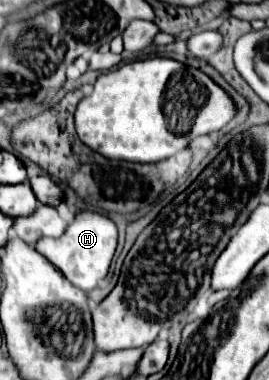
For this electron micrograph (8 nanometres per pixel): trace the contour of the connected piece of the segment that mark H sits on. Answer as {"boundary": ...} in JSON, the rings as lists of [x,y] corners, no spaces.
{"boundary":[[[80,211],[76,213],[74,221],[68,225],[68,229],[60,237],[40,239],[36,243],[36,249],[50,263],[54,263],[72,285],[76,285],[82,291],[92,291],[98,285],[98,281],[102,281],[108,275],[108,269],[116,251],[116,241],[118,241],[118,231],[114,221],[94,211]]]}

